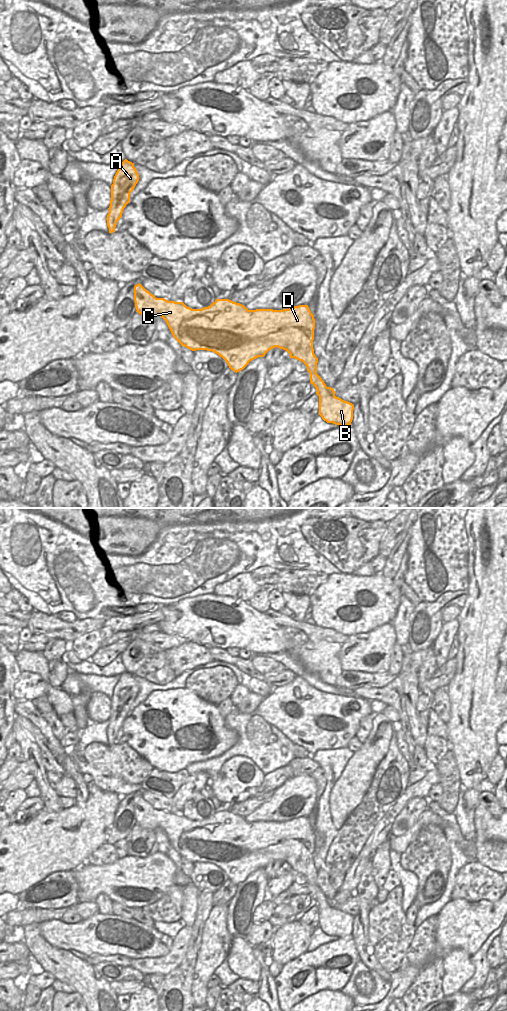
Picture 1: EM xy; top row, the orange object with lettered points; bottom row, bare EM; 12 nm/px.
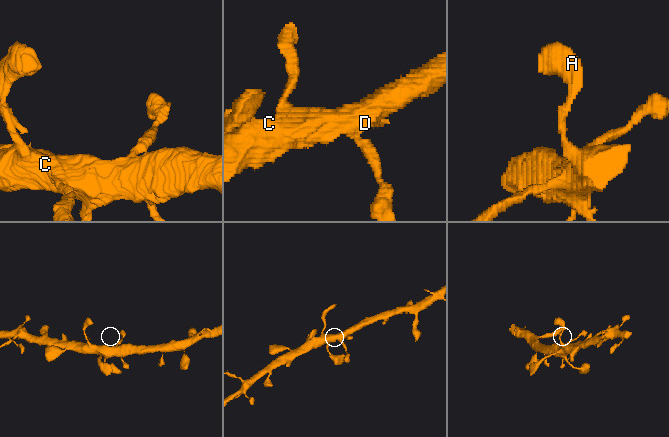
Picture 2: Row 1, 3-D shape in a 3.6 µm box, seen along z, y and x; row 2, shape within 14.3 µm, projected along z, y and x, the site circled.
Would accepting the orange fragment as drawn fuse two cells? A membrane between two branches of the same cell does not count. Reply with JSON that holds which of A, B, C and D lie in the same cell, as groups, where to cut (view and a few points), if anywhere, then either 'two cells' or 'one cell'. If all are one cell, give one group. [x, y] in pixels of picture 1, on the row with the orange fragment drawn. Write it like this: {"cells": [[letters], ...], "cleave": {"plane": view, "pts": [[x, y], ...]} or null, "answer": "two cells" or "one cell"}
{"cells": [["A", "B", "C", "D"]], "cleave": null, "answer": "one cell"}

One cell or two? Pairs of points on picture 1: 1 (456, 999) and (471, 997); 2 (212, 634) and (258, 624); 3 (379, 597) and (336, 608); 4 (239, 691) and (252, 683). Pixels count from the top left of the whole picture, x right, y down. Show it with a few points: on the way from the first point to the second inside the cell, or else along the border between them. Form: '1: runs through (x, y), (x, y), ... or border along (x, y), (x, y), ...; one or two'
1: runs through (460, 999), (467, 999); one
2: runs through (223, 625), (247, 625); one
3: runs through (368, 589), (357, 590), (347, 600); one
4: border along (246, 684), (250, 690); two

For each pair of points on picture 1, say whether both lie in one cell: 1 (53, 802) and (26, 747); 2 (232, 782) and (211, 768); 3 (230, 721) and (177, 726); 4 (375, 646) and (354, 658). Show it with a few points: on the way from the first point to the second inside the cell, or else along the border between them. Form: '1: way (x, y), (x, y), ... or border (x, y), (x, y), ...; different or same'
1: way (44, 787), (40, 778), (40, 764), (36, 758); same
2: border (234, 756), (230, 757), (210, 778); different
3: border (224, 719), (224, 723), (237, 734), (236, 742); different
4: way (370, 651), (359, 653); same

